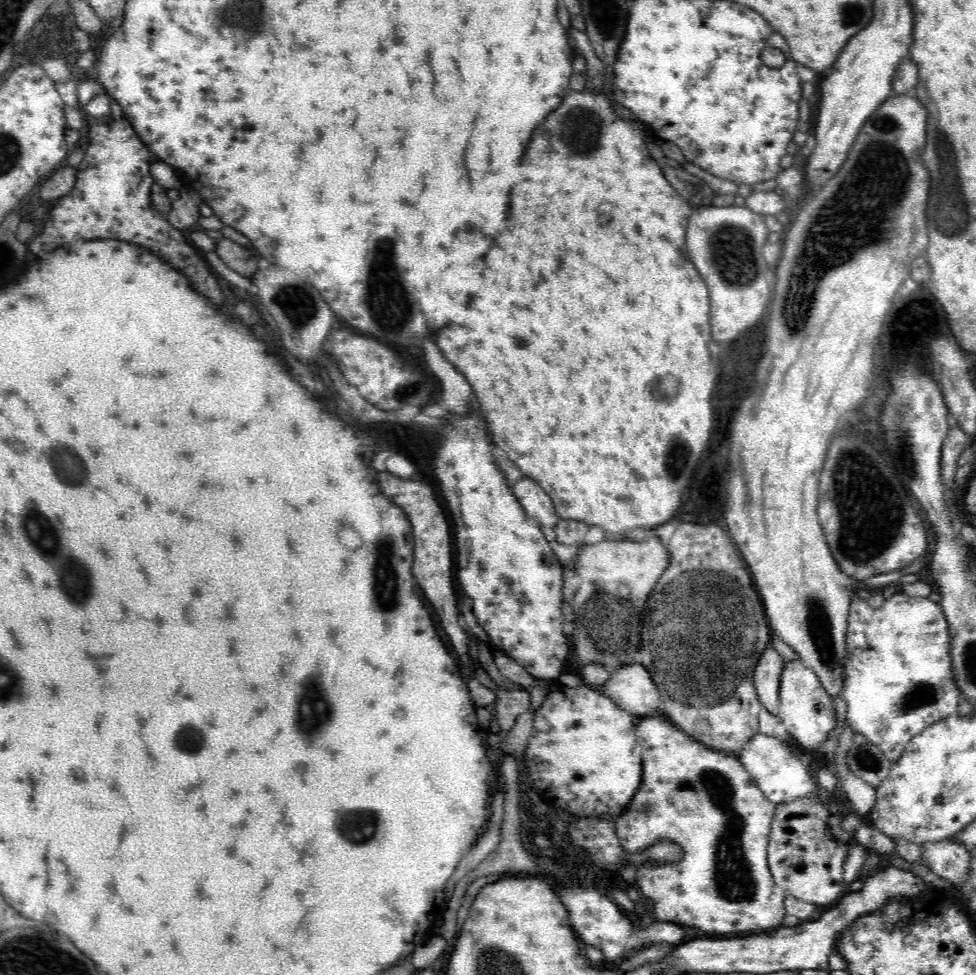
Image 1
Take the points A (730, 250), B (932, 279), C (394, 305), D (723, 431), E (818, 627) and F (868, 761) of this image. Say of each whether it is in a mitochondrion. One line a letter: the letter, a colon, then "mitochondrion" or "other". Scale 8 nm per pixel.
A: mitochondrion
B: other
C: mitochondrion
D: other
E: mitochondrion
F: mitochondrion

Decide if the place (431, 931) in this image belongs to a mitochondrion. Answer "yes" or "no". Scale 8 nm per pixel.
no

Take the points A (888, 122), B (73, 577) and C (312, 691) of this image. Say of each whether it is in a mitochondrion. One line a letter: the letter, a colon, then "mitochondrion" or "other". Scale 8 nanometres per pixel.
A: mitochondrion
B: mitochondrion
C: mitochondrion

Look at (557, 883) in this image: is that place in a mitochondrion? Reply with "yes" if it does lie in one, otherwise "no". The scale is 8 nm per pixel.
no

